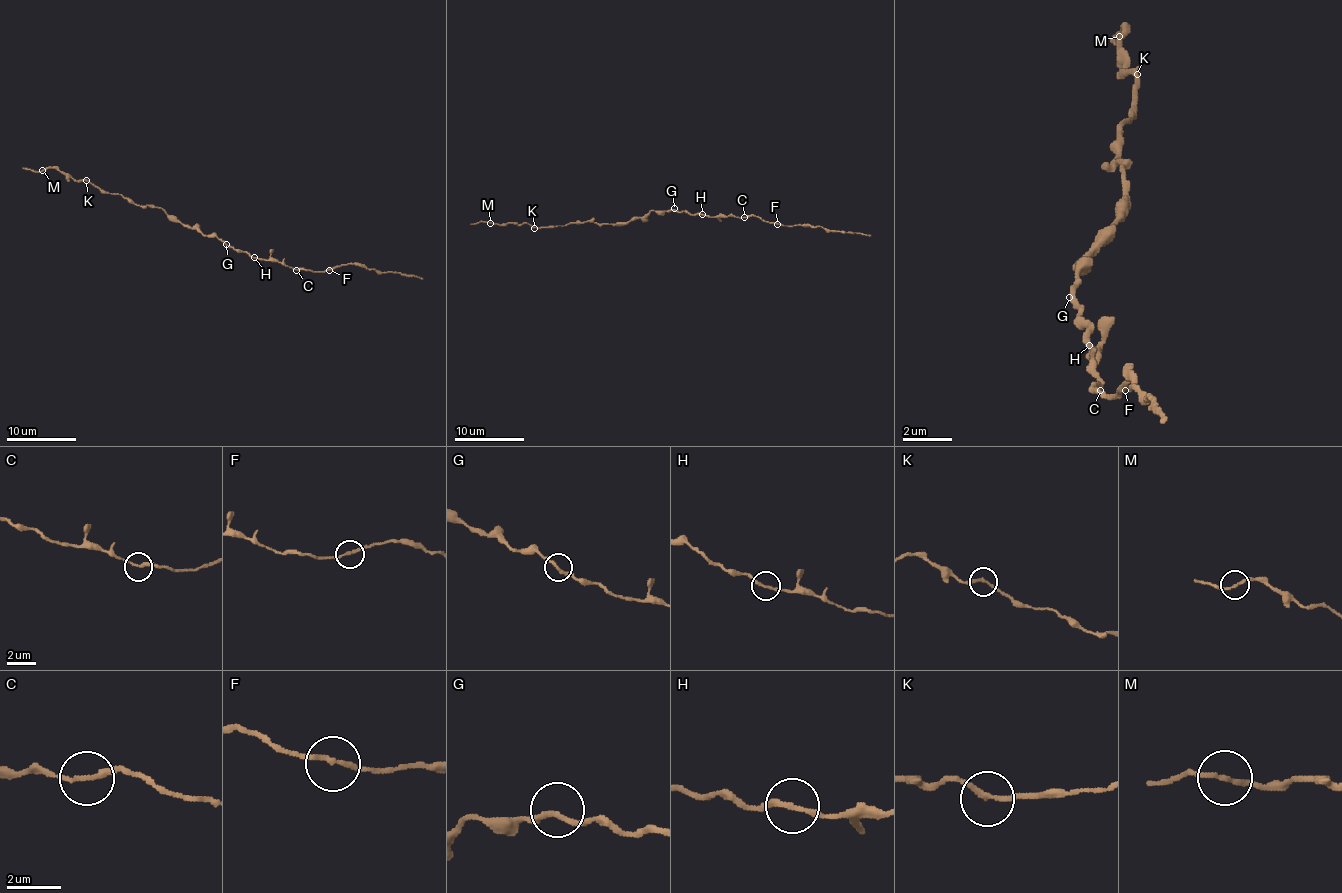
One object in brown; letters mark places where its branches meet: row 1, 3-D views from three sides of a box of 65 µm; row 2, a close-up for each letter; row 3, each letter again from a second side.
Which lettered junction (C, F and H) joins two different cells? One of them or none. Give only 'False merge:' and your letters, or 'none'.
False merge: H

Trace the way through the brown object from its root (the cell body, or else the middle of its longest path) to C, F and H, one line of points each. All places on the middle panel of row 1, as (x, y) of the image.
C: (665, 210), (709, 217), (744, 217)
F: (665, 210), (709, 217), (758, 215), (777, 224)
H: (665, 210), (702, 214)

